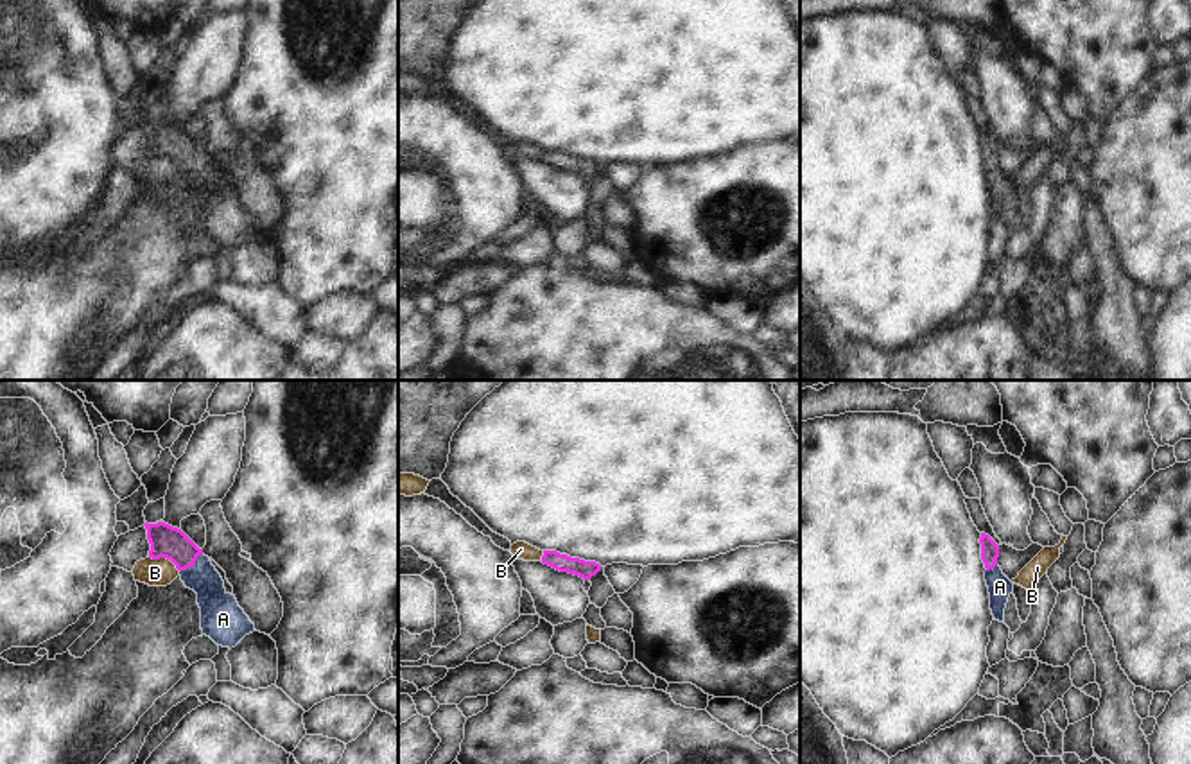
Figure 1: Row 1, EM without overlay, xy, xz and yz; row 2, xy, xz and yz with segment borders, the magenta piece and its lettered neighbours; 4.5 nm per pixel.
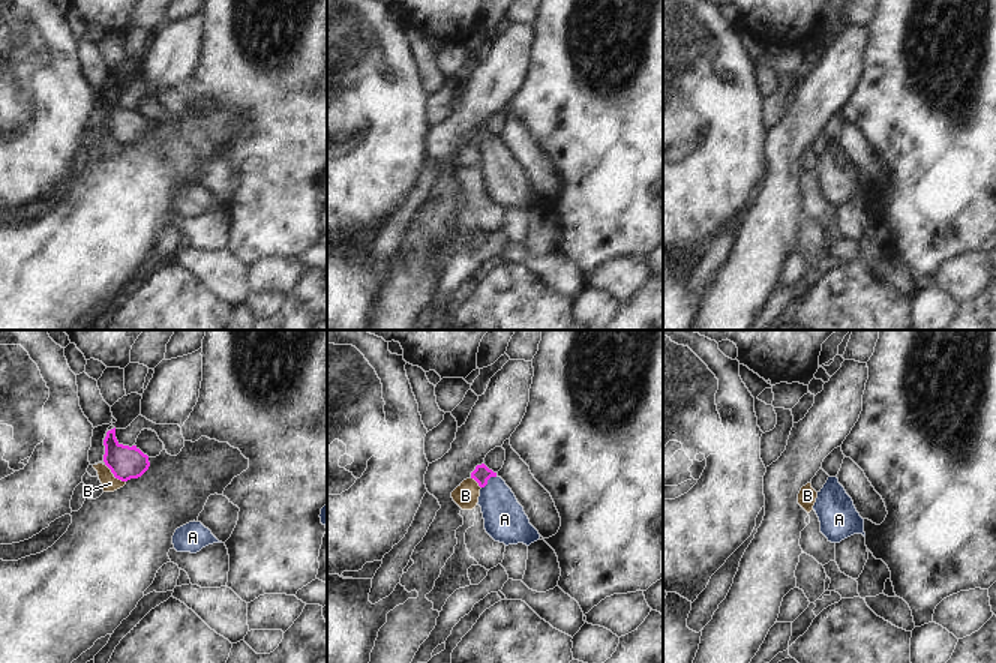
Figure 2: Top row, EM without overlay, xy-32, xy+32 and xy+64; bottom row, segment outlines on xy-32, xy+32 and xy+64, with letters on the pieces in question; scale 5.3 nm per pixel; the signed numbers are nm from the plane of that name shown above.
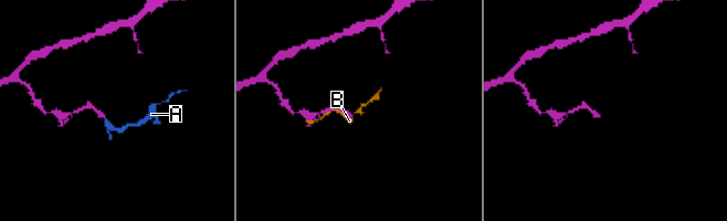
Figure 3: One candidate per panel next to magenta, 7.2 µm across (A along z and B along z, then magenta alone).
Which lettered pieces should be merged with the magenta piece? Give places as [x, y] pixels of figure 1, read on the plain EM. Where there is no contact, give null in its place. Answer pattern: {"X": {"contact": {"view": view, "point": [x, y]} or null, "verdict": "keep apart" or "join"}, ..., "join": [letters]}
{"A": {"contact": {"view": "xy", "point": [192, 164]}, "verdict": "join"}, "B": {"contact": {"view": "xy", "point": [165, 155]}, "verdict": "keep apart"}, "join": ["A"]}

